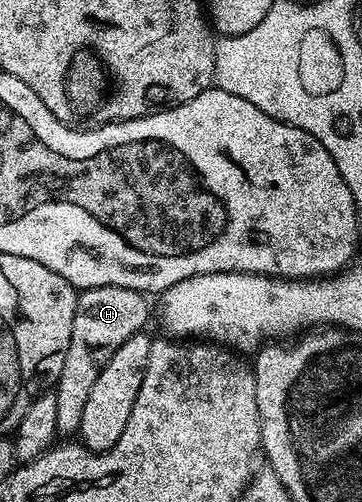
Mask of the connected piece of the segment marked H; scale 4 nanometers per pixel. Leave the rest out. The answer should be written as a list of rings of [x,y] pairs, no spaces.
[[[92,287],[79,292],[76,303],[77,315],[72,319],[72,339],[68,343],[68,355],[64,355],[64,371],[60,371],[58,384],[53,386],[52,392],[56,399],[56,423],[59,434],[73,434],[80,423],[80,415],[84,411],[84,406],[88,403],[88,395],[92,392],[92,387],[99,377],[100,371],[124,343],[124,339],[132,339],[132,335],[143,332],[147,328],[146,320],[152,317],[152,305],[149,305],[147,294],[137,293],[135,289],[128,287]]]

